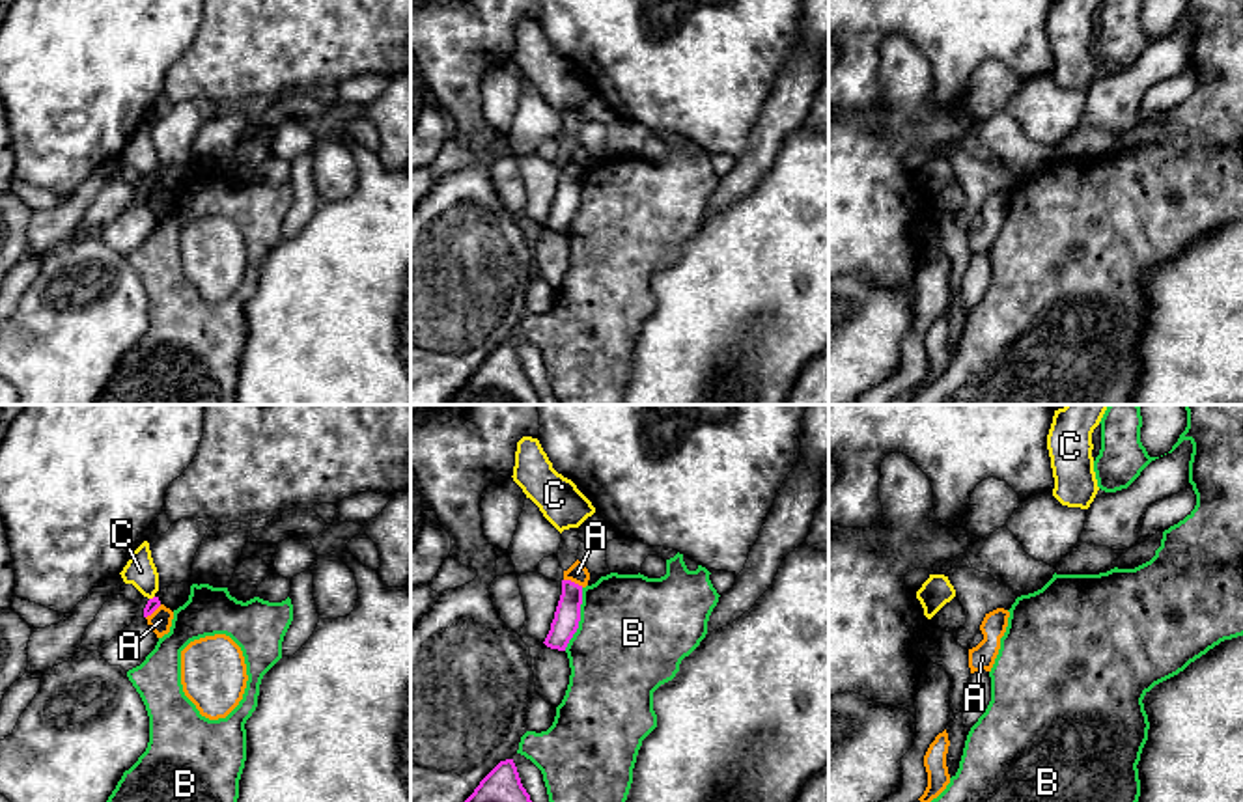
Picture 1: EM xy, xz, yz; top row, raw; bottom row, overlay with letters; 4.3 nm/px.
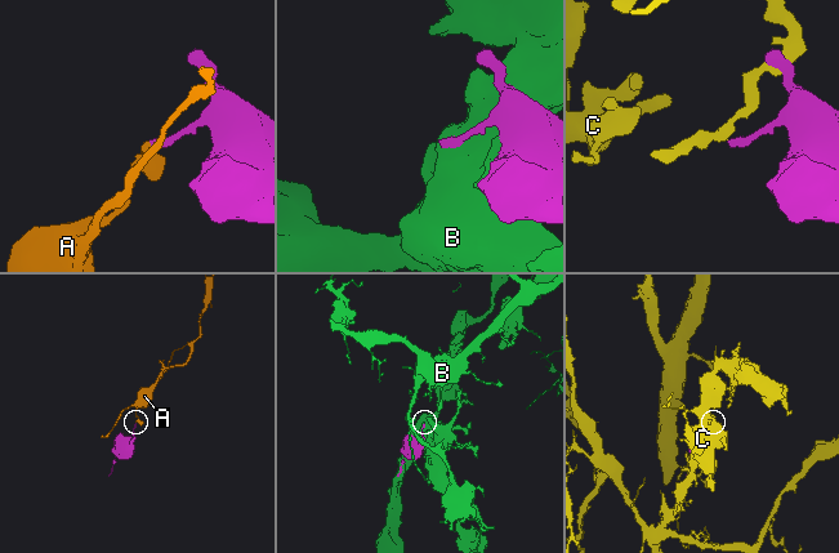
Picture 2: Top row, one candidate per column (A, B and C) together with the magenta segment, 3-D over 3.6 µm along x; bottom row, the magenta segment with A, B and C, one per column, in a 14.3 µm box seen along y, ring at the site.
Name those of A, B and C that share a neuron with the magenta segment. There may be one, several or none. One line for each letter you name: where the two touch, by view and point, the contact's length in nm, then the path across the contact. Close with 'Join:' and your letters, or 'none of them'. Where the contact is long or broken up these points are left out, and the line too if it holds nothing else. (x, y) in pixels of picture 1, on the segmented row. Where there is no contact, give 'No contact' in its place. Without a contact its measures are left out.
Join: none of them

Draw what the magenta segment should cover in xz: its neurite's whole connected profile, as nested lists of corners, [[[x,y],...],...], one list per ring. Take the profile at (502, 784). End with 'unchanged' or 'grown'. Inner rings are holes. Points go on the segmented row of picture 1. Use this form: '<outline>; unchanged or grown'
[[[513,759],[500,761],[465,802],[532,802]]]; unchanged

